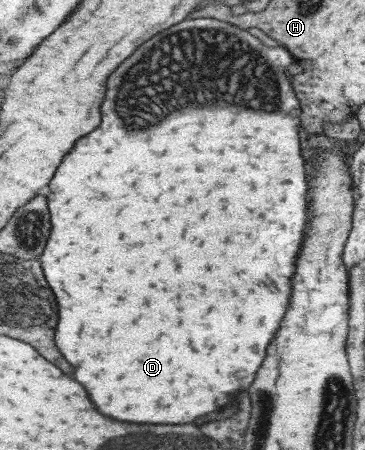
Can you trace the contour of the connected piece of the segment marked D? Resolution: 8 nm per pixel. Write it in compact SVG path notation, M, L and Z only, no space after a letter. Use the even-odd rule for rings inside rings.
M204 17L204 18L195 18L195 19L191 19L191 18L190 18L190 19L188 19L188 20L184 20L184 21L182 21L182 23L178 23L178 25L174 25L174 27L170 27L170 29L166 29L166 30L164 30L164 31L161 31L161 32L160 32L160 33L158 33L158 35L155 35L155 36L154 36L154 37L153 37L153 38L152 38L152 39L149 39L149 41L148 41L148 43L146 43L146 42L144 42L144 45L142 45L142 47L140 47L140 49L138 49L138 51L136 51L136 53L134 53L134 55L132 55L132 57L130 57L130 59L128 59L128 61L126 61L126 63L124 63L124 67L120 67L120 69L118 69L118 71L114 71L114 75L112 75L112 77L110 77L110 97L108 97L108 99L106 99L106 103L104 103L104 107L102 107L102 115L104 115L104 119L102 119L102 127L98 127L98 131L92 131L92 133L90 133L90 135L86 135L86 137L82 137L82 139L80 139L80 143L78 143L78 147L74 147L74 151L70 151L70 155L66 155L66 159L64 159L64 163L62 163L62 167L60 167L60 169L58 169L58 175L56 175L56 177L54 177L54 183L52 183L52 184L51 184L51 185L50 185L50 186L49 186L49 187L50 187L50 195L48 195L48 197L47 197L47 198L48 198L48 207L50 207L50 215L52 215L52 225L54 225L54 229L52 229L52 237L50 237L50 241L48 241L48 247L46 247L46 251L44 251L44 255L42 255L42 257L39 257L39 258L38 258L38 259L42 259L42 265L44 265L44 271L46 271L46 279L48 279L48 281L50 281L50 285L52 285L52 287L54 287L54 293L56 293L56 295L58 295L58 303L60 303L60 325L58 325L58 347L60 347L60 351L62 351L62 353L64 353L64 355L66 355L66 361L68 361L68 363L72 363L72 365L74 365L74 369L76 369L76 379L78 379L78 381L80 381L80 383L82 383L82 385L84 385L84 387L86 387L86 391L90 391L90 397L92 397L92 399L94 399L94 403L98 403L98 411L102 411L102 415L110 415L110 419L118 419L118 421L128 421L128 423L150 423L150 425L186 425L186 423L194 423L194 421L196 421L196 419L200 419L200 417L204 417L204 415L210 415L210 413L214 413L214 411L218 411L218 409L220 409L220 407L224 407L224 405L226 405L226 403L230 403L230 401L232 401L232 395L234 395L234 396L236 396L236 395L237 395L237 394L238 394L238 393L240 393L240 391L242 391L242 389L248 389L248 387L252 387L252 383L254 383L254 381L256 381L256 373L258 373L258 369L260 369L260 367L262 367L262 363L264 363L264 359L266 359L266 357L268 357L268 347L270 347L270 343L272 343L272 341L274 341L274 339L276 339L276 335L278 335L278 331L280 331L280 327L282 327L282 321L284 321L284 315L286 315L286 311L288 311L288 307L290 307L290 301L292 301L292 279L294 279L294 275L296 275L296 261L298 261L298 253L300 253L300 249L302 249L302 243L304 243L304 239L306 239L306 235L307 235L307 233L306 233L306 231L308 231L308 227L310 227L310 206L309 206L309 199L308 199L308 190L310 190L310 185L309 185L309 181L308 181L308 178L309 178L309 177L308 177L308 176L306 176L306 159L304 159L304 155L302 155L302 135L300 135L300 133L302 133L302 131L300 131L300 123L302 123L302 121L300 121L300 115L302 115L302 103L300 103L300 99L298 99L298 95L296 95L296 93L294 93L294 87L292 87L292 83L290 83L290 79L288 79L288 75L286 75L286 67L290 67L290 65L292 65L292 63L294 63L294 57L292 57L292 53L290 53L290 51L288 51L288 48L285 48L285 47L284 47L284 46L282 46L282 45L279 45L279 46L276 46L276 47L267 47L267 46L266 46L266 45L264 45L264 43L262 43L262 41L260 41L260 39L258 39L258 37L254 37L254 35L251 35L251 34L250 34L250 33L248 33L248 31L246 31L246 29L244 29L244 28L243 28L243 27L237 27L237 26L236 26L236 25L233 25L233 24L232 24L232 23L228 23L228 22L225 22L225 21L219 21L219 20L218 20L218 19L213 19L213 18L210 18L210 17ZM124 75L126 75L126 109L124 109ZM140 79L142 79L142 125L140 125ZM254 99L262 99L262 101L260 101L260 109L262 109L262 111L266 111L266 113L268 113L268 117L246 117L246 133L244 133L244 117L242 117L242 113L240 113L240 111L242 111L242 109L244 109L244 113L250 113L250 111L252 111L252 103L256 103L256 101L254 101ZM252 199L254 199L254 203L256 203L256 205L254 205L254 207L256 207L256 209L252 209L252 207L250 207L250 203L252 203Z

